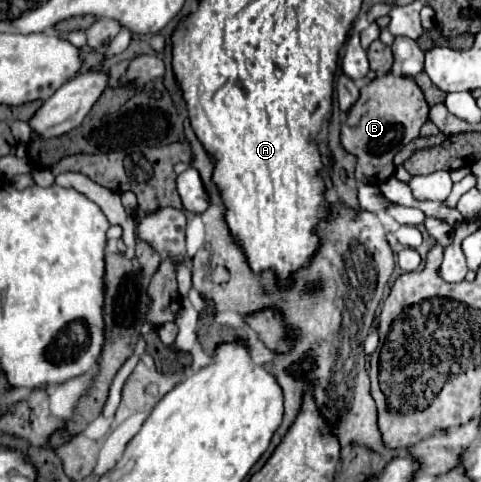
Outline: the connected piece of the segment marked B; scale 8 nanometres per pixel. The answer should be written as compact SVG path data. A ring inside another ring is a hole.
M383 74L367 82L359 90L359 100L347 112L347 120L341 124L341 144L357 158L355 178L363 184L383 184L395 174L393 158L419 136L419 128L425 124L429 106L423 98L421 88L413 78L395 74Z

